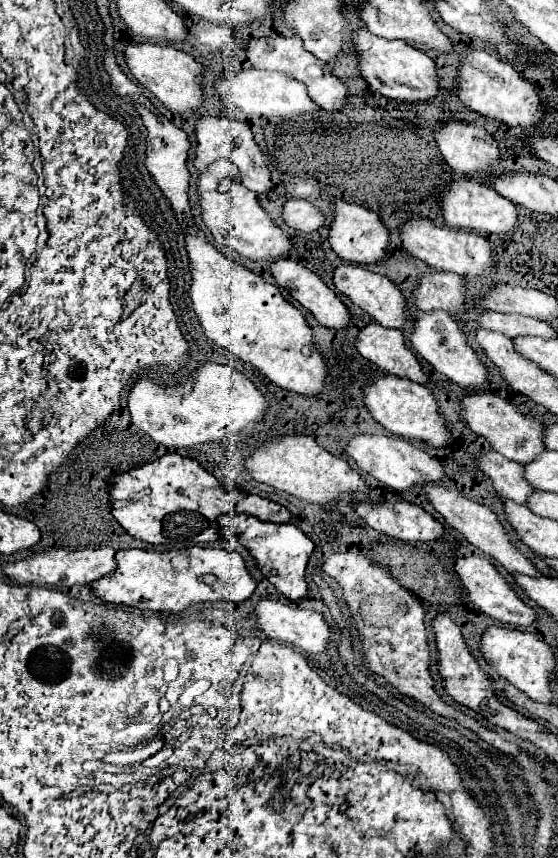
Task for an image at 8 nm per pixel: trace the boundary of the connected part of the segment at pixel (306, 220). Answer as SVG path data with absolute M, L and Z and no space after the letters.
M290 198L282 208L284 222L300 232L314 232L324 224L324 216L306 200Z

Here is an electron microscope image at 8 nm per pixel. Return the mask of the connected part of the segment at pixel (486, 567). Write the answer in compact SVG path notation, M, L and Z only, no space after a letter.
M474 554L456 558L454 572L460 578L460 582L464 584L470 602L480 612L484 612L486 616L490 616L494 620L500 620L500 622L506 622L506 624L512 624L512 626L530 626L530 624L536 622L536 612L530 606L526 606L514 594L514 590L506 584L506 580L498 574L498 570L486 558L480 558L480 556L474 556Z

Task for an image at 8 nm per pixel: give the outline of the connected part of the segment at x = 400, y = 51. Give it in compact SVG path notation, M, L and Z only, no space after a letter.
M360 28L352 34L352 46L356 52L360 76L376 88L382 96L394 98L394 100L432 100L438 96L438 78L436 78L436 64L432 58L422 54L420 50L408 46L402 40L386 40L380 38L368 28Z

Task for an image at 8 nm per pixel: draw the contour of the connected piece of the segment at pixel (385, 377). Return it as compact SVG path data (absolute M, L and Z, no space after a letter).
M380 374L364 388L364 404L372 418L394 436L406 440L422 440L430 446L444 446L452 442L452 436L446 428L442 414L438 412L432 392L422 384L392 374Z

